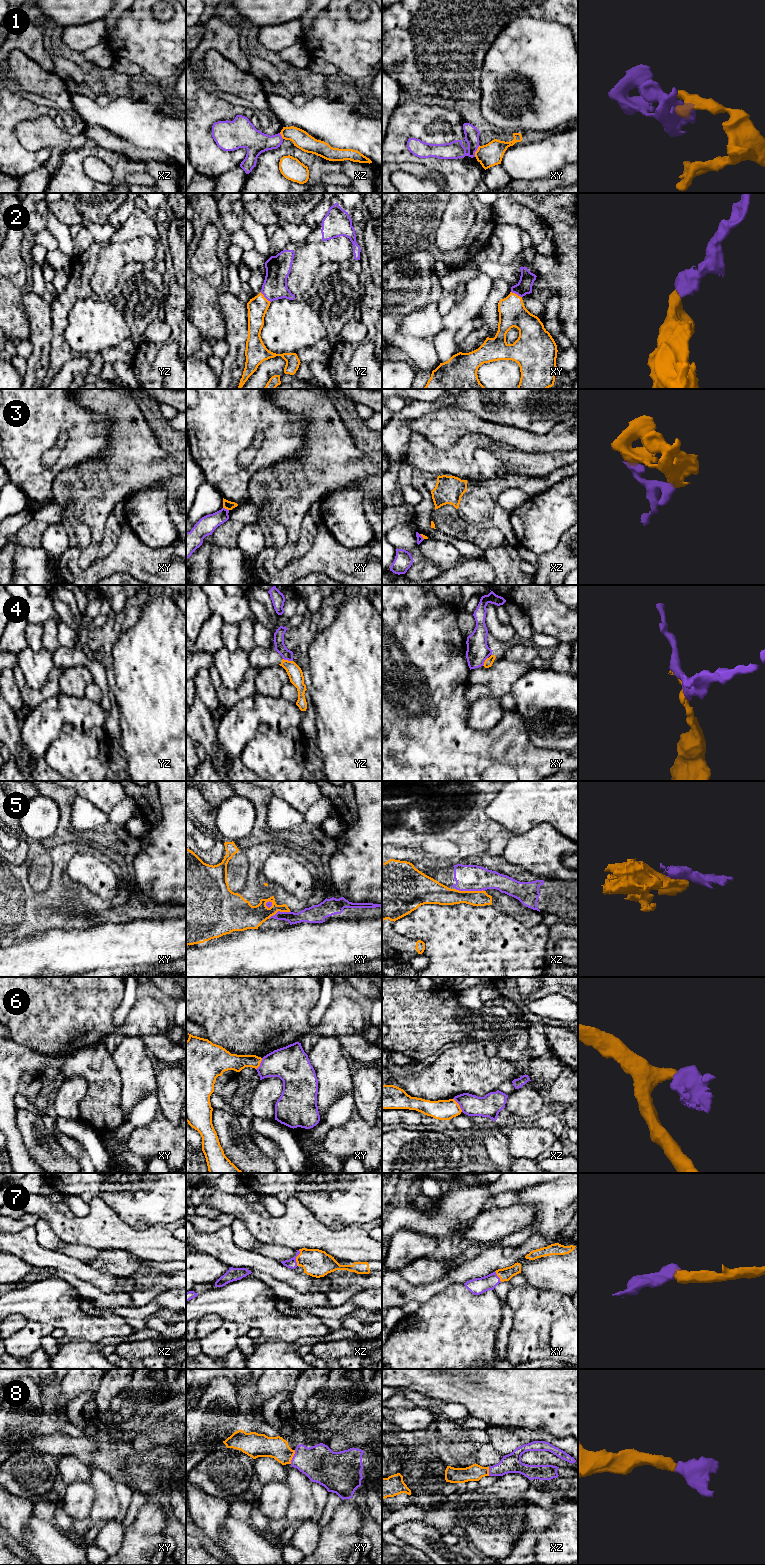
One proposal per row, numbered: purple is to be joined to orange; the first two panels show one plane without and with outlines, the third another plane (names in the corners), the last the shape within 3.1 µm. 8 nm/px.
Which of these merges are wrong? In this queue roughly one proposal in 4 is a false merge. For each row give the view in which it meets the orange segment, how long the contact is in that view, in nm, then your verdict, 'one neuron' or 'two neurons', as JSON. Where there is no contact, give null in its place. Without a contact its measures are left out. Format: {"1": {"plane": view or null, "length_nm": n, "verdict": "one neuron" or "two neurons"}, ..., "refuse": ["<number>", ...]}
{"1": {"plane": "xy", "length_nm": 100, "verdict": "two neurons"}, "2": {"plane": "yz", "length_nm": 120, "verdict": "one neuron"}, "3": {"plane": "xy", "length_nm": 50, "verdict": "two neurons"}, "4": {"plane": "yz", "length_nm": 80, "verdict": "two neurons"}, "5": {"plane": "xz", "length_nm": 240, "verdict": "two neurons"}, "6": {"plane": "xz", "length_nm": 130, "verdict": "two neurons"}, "7": {"plane": "xz", "length_nm": 130, "verdict": "one neuron"}, "8": {"plane": "xy", "length_nm": 120, "verdict": "one neuron"}, "refuse": ["1", "3", "4", "5", "6"]}

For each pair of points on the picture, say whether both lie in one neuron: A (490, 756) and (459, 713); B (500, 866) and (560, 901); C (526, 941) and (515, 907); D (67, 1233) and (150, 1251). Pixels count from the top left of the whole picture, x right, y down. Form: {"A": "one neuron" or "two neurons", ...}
{"A": "one neuron", "B": "one neuron", "C": "two neurons", "D": "one neuron"}

